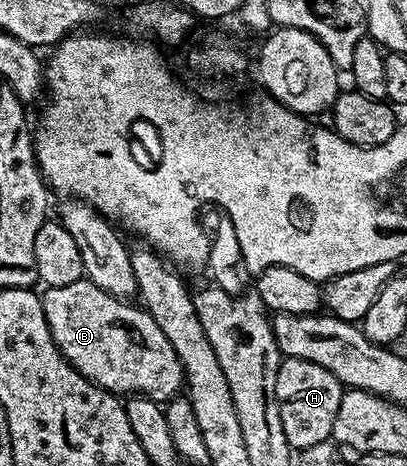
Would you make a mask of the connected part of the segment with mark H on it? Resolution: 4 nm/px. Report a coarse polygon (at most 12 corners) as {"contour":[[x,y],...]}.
{"contour":[[281,360],[276,398],[293,450],[331,438],[344,392],[326,367]]}

